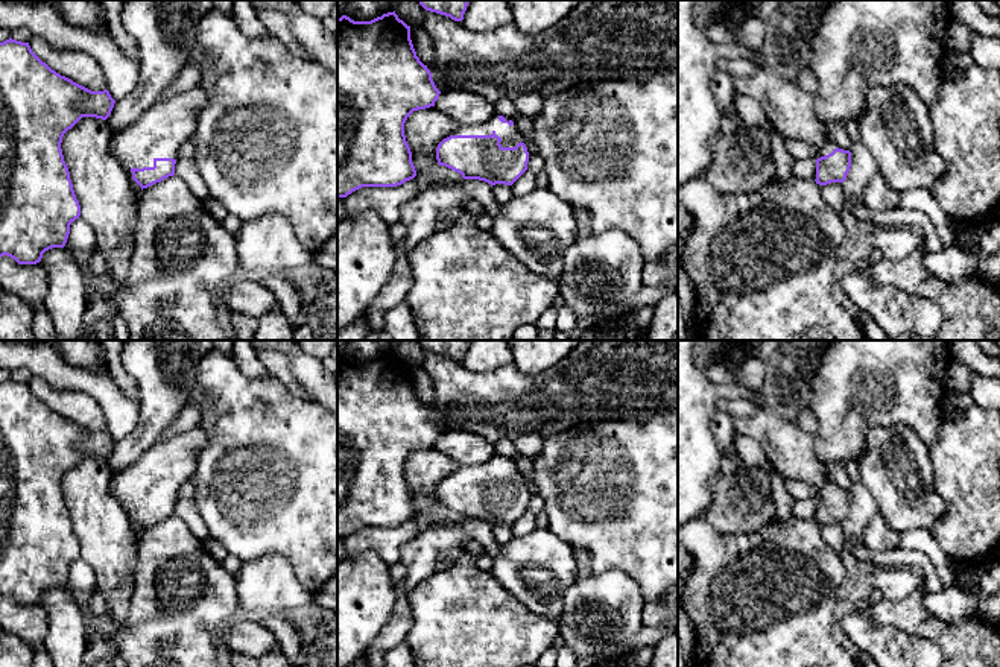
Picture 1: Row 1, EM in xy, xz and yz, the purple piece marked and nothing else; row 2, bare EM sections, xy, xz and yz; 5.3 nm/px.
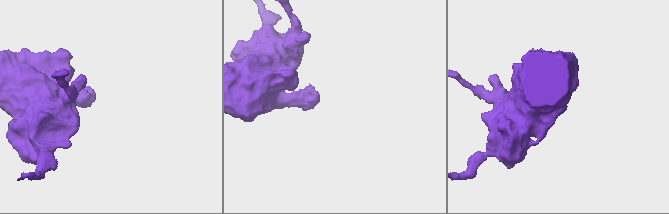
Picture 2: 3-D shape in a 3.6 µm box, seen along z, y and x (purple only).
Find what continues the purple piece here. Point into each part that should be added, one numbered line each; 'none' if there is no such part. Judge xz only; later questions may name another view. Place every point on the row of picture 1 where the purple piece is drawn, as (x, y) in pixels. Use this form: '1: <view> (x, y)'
1: xz (511, 135)

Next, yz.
1: yz (789, 108)

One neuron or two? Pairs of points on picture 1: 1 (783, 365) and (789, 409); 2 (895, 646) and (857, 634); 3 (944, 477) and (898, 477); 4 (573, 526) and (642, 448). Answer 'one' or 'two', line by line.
1: one
2: one
3: two
4: one

